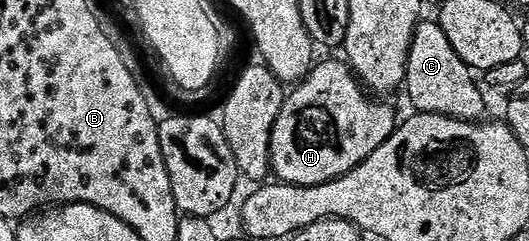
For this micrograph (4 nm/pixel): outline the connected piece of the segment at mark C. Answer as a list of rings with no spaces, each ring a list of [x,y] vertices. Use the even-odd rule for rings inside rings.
[[[420,20],[409,47],[405,90],[415,113],[445,115],[458,121],[482,122],[487,113],[484,90],[475,82],[476,74],[453,51],[453,43],[445,36],[438,20]],[[483,92],[483,93],[482,93]]]

